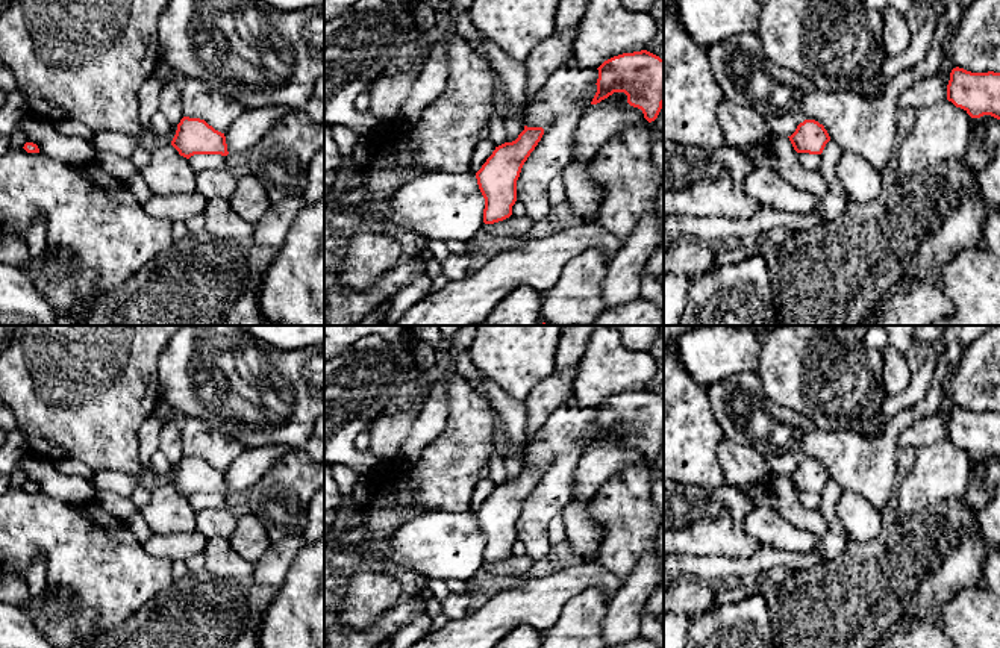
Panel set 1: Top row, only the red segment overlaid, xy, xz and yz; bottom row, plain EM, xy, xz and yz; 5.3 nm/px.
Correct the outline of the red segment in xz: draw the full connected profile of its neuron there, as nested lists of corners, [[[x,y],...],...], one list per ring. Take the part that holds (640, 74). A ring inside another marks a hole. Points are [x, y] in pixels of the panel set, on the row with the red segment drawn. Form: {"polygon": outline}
{"polygon": [[[641,50],[614,56],[597,70],[597,92],[591,104],[624,92],[627,103],[641,109],[648,123],[658,118],[664,104],[664,59]]]}

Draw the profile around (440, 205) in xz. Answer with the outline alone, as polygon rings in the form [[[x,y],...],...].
[[[439,170],[400,186],[388,201],[371,204],[367,218],[415,230],[427,239],[468,242],[483,229],[483,209],[474,173]]]

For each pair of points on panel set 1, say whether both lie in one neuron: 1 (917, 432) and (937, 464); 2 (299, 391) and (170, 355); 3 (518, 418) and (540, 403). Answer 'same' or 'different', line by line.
1: different
2: same
3: different

